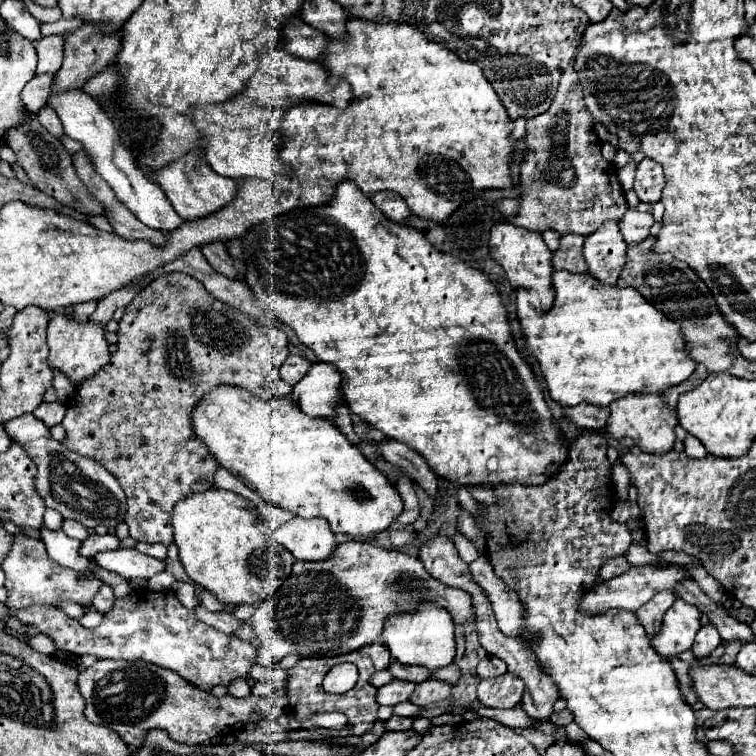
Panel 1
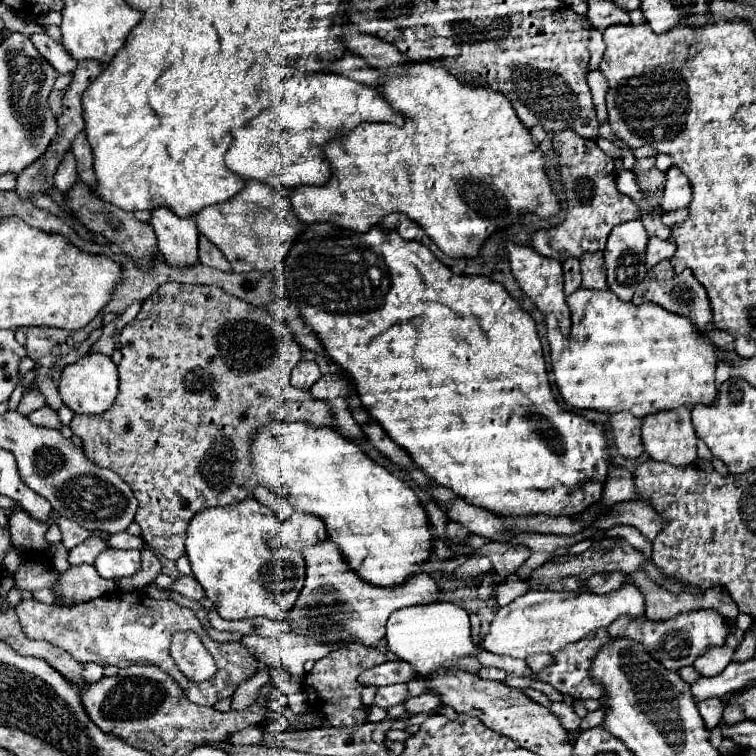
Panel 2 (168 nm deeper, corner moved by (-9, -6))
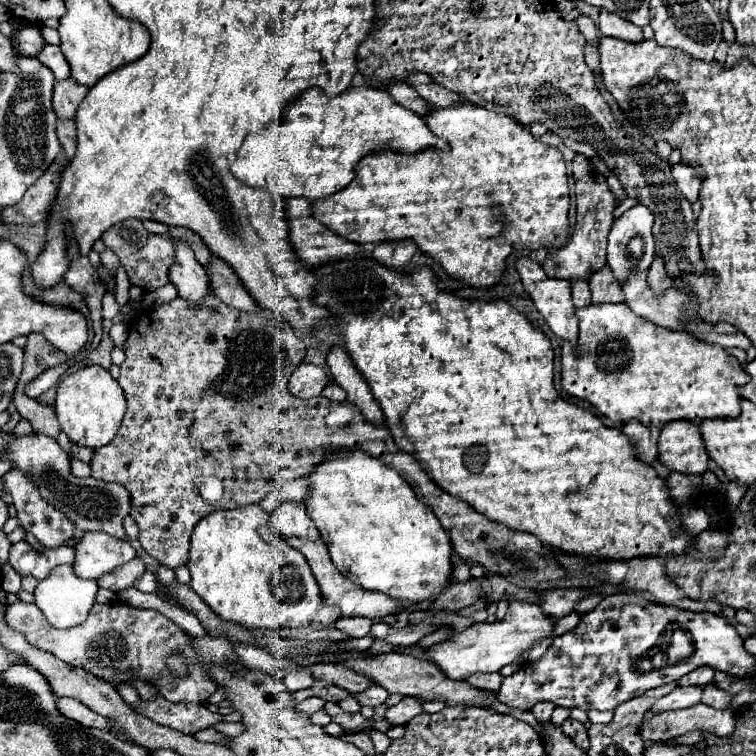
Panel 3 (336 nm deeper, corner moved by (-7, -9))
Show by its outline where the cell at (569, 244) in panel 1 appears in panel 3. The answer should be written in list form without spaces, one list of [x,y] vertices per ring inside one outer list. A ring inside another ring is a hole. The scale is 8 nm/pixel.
[[[603,266],[601,270],[597,270],[589,276],[589,288],[591,288],[591,296],[593,296],[595,304],[623,302],[623,290],[617,284],[617,280],[613,280],[609,266]]]

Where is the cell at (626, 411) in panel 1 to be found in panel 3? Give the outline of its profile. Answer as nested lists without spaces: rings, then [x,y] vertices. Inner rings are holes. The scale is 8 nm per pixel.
[[[673,420],[661,428],[659,460],[669,468],[683,474],[703,474],[707,470],[707,450],[697,422]]]

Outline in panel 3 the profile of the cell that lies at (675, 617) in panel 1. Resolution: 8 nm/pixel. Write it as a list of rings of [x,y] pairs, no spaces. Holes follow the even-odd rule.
[[[621,592],[607,596],[601,604],[597,604],[597,608],[589,612],[589,616],[585,616],[585,620],[579,620],[579,624],[573,630],[553,640],[553,644],[539,660],[529,662],[513,676],[503,678],[501,690],[497,694],[499,702],[511,708],[533,708],[533,704],[549,700],[565,708],[577,706],[581,710],[613,710],[621,702],[641,696],[649,688],[675,682],[699,666],[711,666],[731,676],[751,676],[755,656],[745,652],[743,638],[721,614],[665,608],[645,600],[641,594]]]

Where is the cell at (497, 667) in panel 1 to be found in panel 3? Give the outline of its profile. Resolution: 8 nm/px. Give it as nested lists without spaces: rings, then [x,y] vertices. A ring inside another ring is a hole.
[[[487,672],[487,674],[473,674],[473,676],[469,676],[467,678],[467,682],[469,684],[473,684],[475,688],[485,688],[485,690],[489,690],[489,692],[497,692],[499,690],[499,686],[501,686],[501,680],[503,680],[503,676],[499,674],[499,672]]]

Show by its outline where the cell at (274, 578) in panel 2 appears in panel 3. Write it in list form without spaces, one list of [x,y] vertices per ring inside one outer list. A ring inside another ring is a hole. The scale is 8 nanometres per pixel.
[[[259,506],[215,510],[193,528],[189,562],[191,588],[223,620],[245,628],[327,628],[339,612],[321,604],[321,592],[299,550],[269,532],[269,514]]]

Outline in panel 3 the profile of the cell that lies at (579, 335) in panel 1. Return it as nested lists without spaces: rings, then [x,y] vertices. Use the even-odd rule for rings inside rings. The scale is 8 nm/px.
[[[589,304],[577,308],[575,316],[579,318],[579,344],[575,348],[563,348],[561,356],[561,388],[579,400],[593,404],[603,416],[615,422],[639,420],[641,424],[657,426],[671,420],[693,420],[701,422],[705,418],[735,418],[741,412],[737,390],[739,384],[749,382],[749,374],[739,366],[737,358],[725,352],[719,344],[709,344],[693,338],[687,332],[673,332],[661,328],[641,316],[635,316],[627,304]]]

